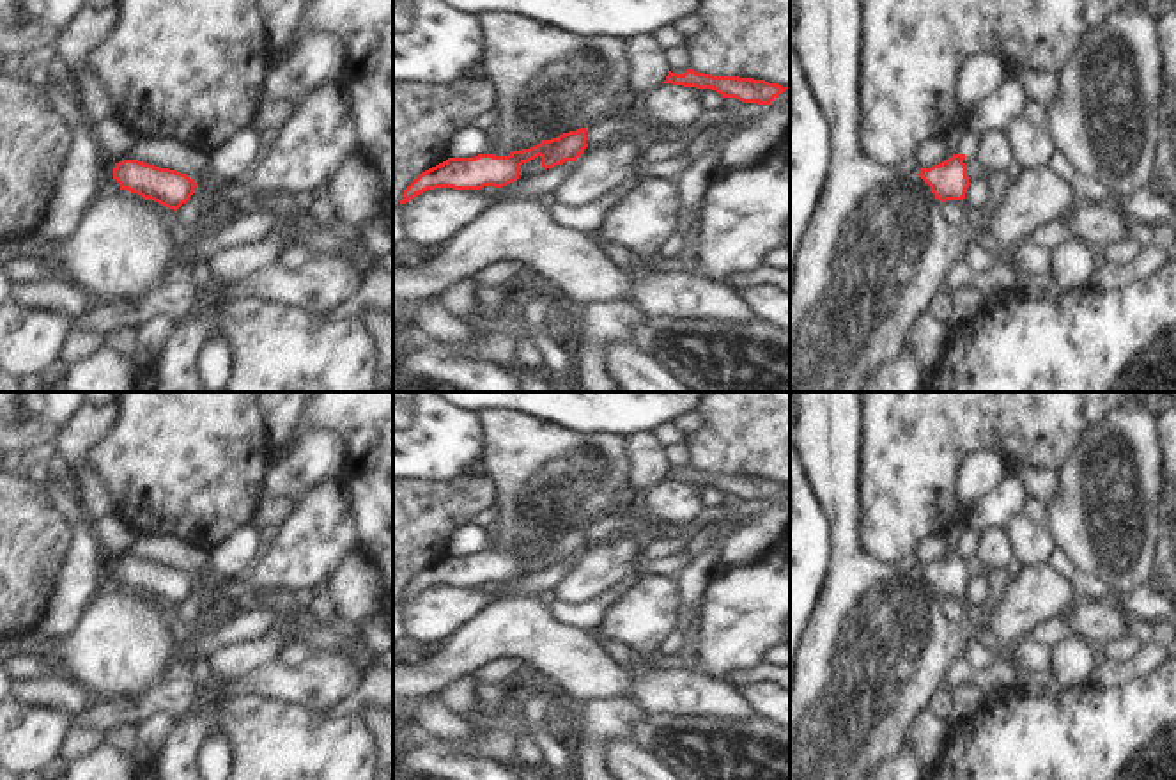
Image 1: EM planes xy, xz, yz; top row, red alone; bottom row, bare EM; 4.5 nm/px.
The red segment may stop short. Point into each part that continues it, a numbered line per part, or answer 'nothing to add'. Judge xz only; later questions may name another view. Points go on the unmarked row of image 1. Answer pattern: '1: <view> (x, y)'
nothing to add

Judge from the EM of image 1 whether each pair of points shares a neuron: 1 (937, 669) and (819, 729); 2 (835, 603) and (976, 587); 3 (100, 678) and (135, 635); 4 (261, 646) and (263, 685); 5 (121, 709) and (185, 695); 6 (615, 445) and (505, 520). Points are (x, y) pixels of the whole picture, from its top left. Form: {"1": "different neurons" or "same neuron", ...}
{"1": "same neuron", "2": "different neurons", "3": "same neuron", "4": "different neurons", "5": "same neuron", "6": "same neuron"}

